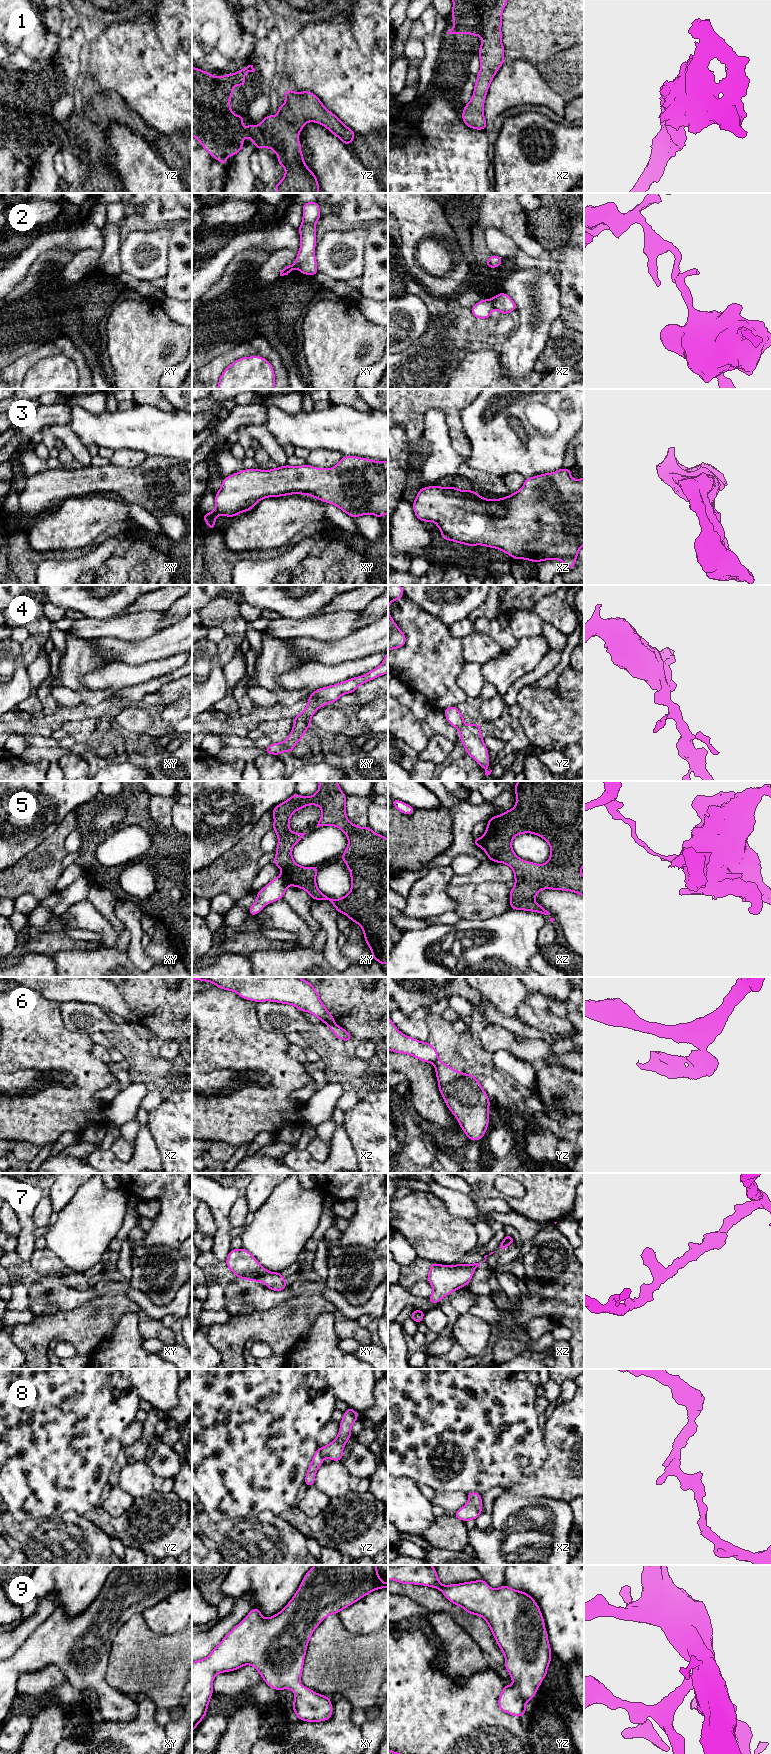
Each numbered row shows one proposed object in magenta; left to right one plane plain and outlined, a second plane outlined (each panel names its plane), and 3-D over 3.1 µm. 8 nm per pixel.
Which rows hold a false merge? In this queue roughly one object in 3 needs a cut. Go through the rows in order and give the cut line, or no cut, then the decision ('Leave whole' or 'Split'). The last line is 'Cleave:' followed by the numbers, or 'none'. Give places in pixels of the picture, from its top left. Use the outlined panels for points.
1: No split. Leave whole
2: Split along xz (490, 299), (494, 308). Split
3: No split. Leave whole
4: No split. Leave whole
5: Split along xy (282, 873), (288, 879), (289, 884). Split
6: Split along xz (334, 1023), (328, 1025). Split
7: No split. Leave whole
8: No split. Leave whole
9: No split. Leave whole
Cleave: 2, 5, 6

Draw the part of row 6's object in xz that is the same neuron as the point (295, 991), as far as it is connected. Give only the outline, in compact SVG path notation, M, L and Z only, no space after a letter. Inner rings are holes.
M192 977L192 980L211 982L217 988L236 992L241 998L257 1003L271 1001L293 1005L327 1025L335 1024L315 987L300 977Z

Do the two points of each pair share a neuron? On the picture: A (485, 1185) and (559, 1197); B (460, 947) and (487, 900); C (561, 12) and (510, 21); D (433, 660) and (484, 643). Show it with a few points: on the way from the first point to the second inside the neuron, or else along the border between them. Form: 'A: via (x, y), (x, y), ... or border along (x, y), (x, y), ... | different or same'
A: via (503, 1197), (512, 1202), (541, 1202) | same
B: border along (499, 914), (484, 919), (463, 919) | different
C: via (548, 12), (539, 20), (523, 21) | same
D: border along (460, 639), (463, 658), (466, 661) | different

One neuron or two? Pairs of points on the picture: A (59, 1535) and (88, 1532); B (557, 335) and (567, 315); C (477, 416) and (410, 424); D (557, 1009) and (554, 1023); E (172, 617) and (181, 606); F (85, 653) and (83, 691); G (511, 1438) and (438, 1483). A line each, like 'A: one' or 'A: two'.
A: one
B: two
C: two
D: two
E: one
F: one
G: one

